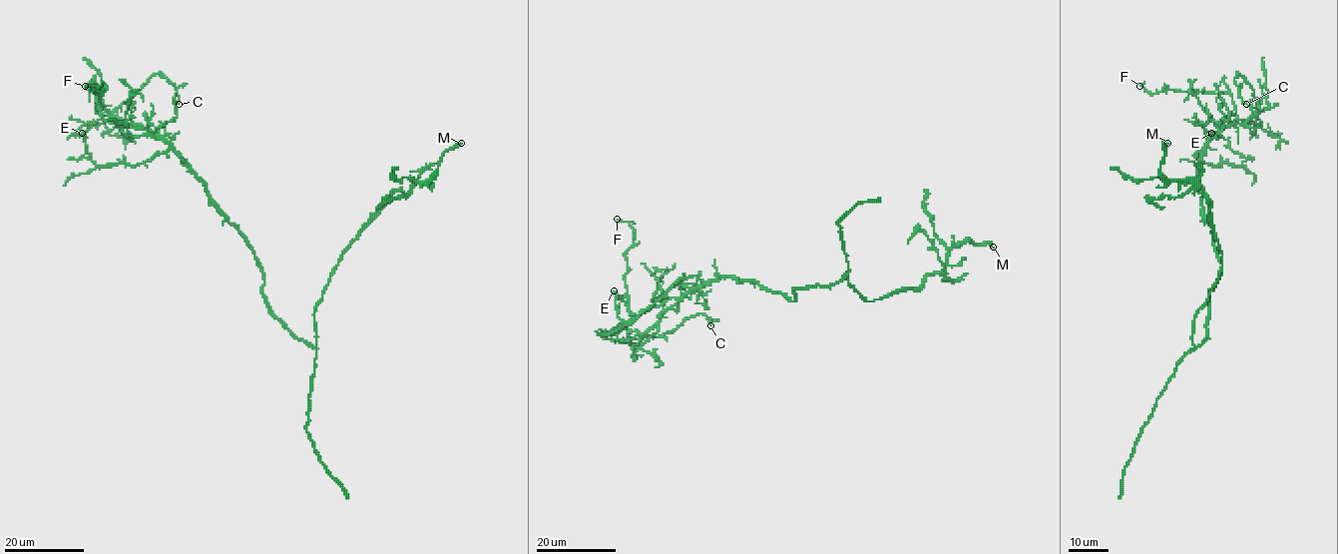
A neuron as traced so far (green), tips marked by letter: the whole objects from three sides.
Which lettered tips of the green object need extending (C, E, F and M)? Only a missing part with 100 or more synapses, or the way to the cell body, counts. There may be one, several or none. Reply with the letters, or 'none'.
none

